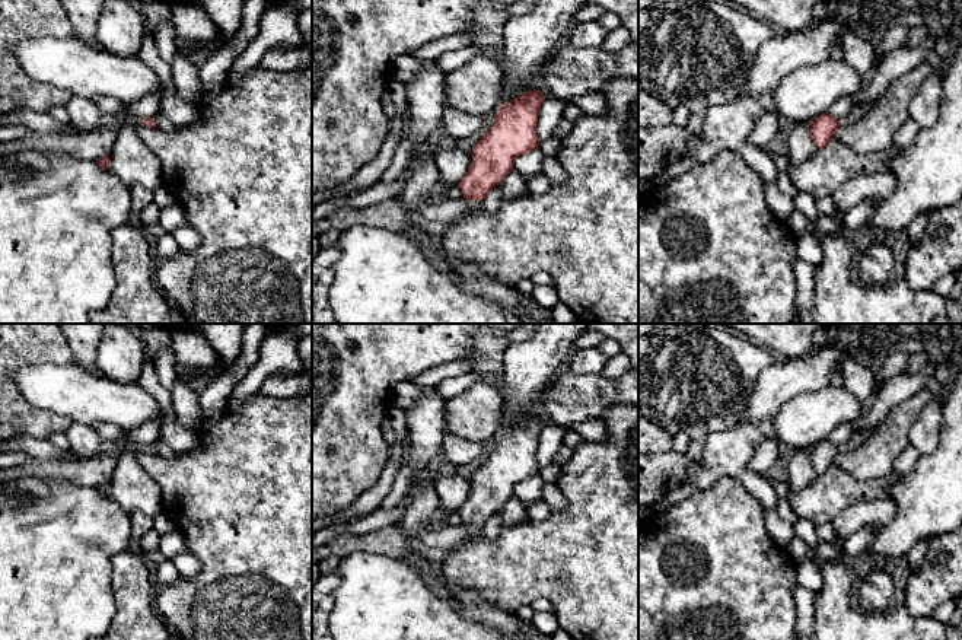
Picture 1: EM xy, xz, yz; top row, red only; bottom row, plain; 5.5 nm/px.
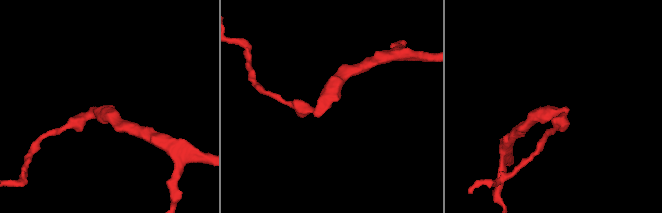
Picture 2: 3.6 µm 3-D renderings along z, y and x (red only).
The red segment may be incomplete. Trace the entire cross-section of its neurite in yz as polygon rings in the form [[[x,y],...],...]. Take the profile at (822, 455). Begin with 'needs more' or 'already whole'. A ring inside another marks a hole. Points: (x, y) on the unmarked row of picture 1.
needs more; [[[867,429],[861,432],[854,430],[854,433],[840,445],[832,443],[828,439],[812,445],[810,465],[813,467],[818,477],[824,475],[832,467],[840,452],[857,449],[875,433],[875,430],[876,429]]]

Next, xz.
needs more; [[[538,414],[500,430],[494,449],[475,471],[471,493],[458,510],[462,525],[440,523],[420,534],[404,534],[392,525],[363,535],[340,535],[318,550],[312,566],[331,555],[347,557],[354,551],[385,554],[392,550],[410,550],[443,563],[465,544],[471,526],[482,526],[513,497],[517,483],[539,474],[536,449],[544,427]]]

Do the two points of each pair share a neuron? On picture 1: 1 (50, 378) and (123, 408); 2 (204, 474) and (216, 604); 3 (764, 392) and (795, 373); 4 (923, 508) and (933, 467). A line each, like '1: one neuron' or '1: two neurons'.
1: one neuron
2: one neuron
3: one neuron
4: one neuron

